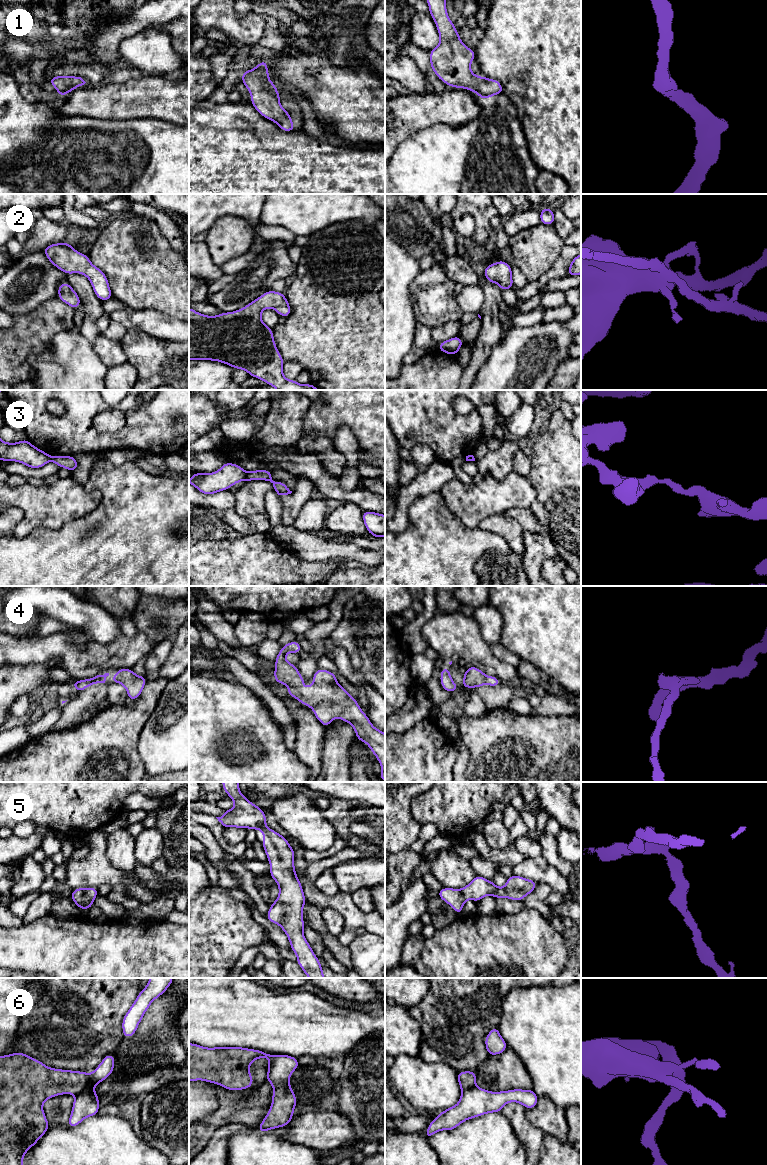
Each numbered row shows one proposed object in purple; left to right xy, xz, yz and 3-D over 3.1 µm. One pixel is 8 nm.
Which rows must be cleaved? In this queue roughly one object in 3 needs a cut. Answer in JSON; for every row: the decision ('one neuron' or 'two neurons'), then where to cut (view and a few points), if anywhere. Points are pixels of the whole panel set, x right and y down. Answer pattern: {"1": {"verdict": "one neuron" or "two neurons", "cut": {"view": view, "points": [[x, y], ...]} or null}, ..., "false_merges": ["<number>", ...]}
{"1": {"verdict": "one neuron", "cut": null}, "2": {"verdict": "one neuron", "cut": null}, "3": {"verdict": "two neurons", "cut": {"view": "xz", "points": [[247, 472], [245, 479]]}}, "4": {"verdict": "one neuron", "cut": null}, "5": {"verdict": "one neuron", "cut": null}, "6": {"verdict": "two neurons", "cut": {"view": "xy", "points": [[90, 1074], [88, 1083], [79, 1092], [74, 1094]]}}, "false_merges": ["3", "6"]}

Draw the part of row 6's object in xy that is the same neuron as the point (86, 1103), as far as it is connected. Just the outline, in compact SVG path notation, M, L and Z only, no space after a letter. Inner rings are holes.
M111 1053L106 1055L90 1074L87 1086L80 1093L75 1094L71 1115L67 1123L68 1127L76 1127L80 1125L83 1119L98 1115L100 1100L93 1087L106 1080L113 1072L114 1067L115 1058L113 1053Z

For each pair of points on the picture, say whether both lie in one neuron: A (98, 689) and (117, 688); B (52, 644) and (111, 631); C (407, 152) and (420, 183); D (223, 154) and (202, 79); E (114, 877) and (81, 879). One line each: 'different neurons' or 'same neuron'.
A: different neurons
B: different neurons
C: same neuron
D: different neurons
E: same neuron

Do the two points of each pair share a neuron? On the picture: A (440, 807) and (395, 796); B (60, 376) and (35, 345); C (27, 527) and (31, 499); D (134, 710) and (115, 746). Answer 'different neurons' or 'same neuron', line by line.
A: different neurons
B: different neurons
C: same neuron
D: same neuron

